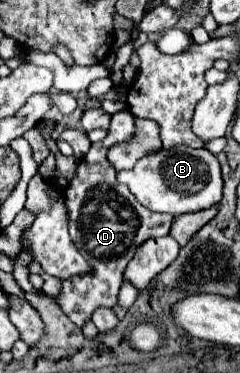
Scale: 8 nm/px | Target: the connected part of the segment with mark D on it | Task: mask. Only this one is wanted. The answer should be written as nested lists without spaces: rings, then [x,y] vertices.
[[[129,108],[111,116],[107,136],[101,142],[91,144],[87,156],[79,160],[77,176],[69,182],[65,192],[71,220],[71,240],[91,266],[91,272],[67,278],[63,282],[61,296],[57,298],[57,304],[77,326],[83,326],[95,308],[113,308],[117,304],[117,292],[123,284],[123,270],[135,256],[135,250],[149,238],[167,236],[173,222],[171,214],[157,214],[147,210],[123,184],[117,184],[117,170],[105,158],[107,150],[115,142],[123,142],[133,136],[133,116],[127,110]]]

